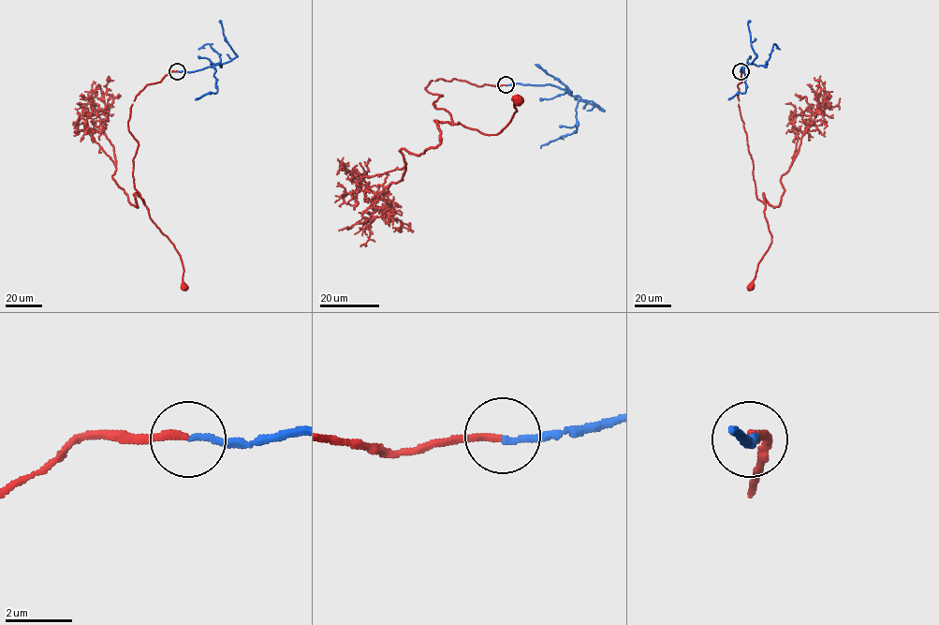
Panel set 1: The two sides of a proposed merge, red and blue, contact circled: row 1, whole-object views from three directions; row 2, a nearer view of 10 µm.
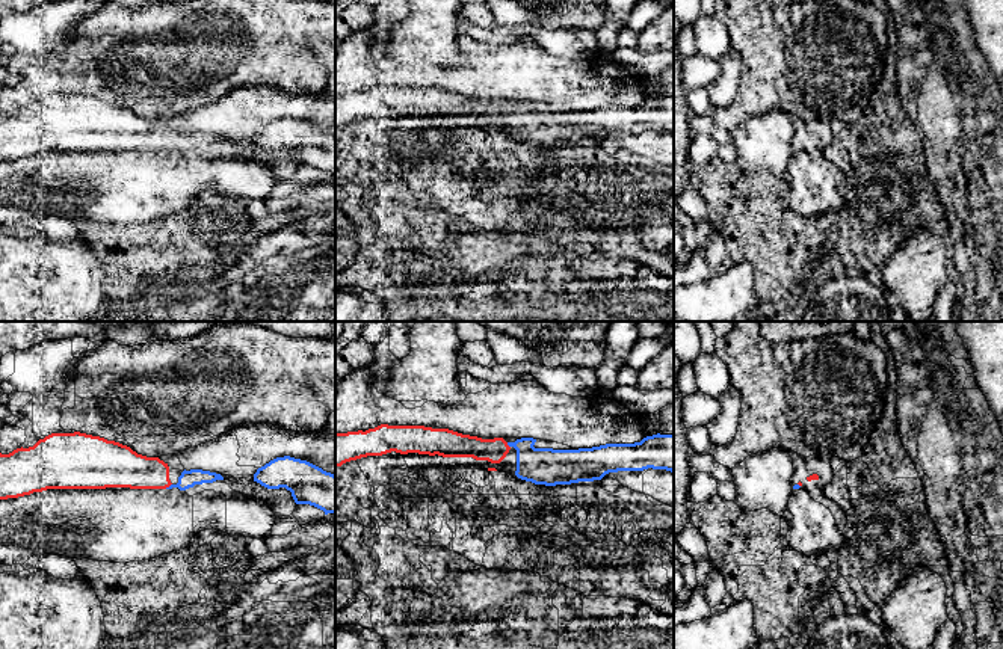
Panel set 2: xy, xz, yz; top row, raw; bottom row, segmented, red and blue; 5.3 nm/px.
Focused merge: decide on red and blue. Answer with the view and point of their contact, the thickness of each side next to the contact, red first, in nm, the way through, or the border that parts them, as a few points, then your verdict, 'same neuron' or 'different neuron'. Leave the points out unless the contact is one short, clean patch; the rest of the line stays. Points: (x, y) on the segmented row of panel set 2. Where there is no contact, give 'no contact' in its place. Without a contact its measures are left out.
contact xy (168, 486); calibres 200 and 90 nm; way xy (126, 468), (153, 473), (168, 486), (182, 485), (188, 479); same neuron

